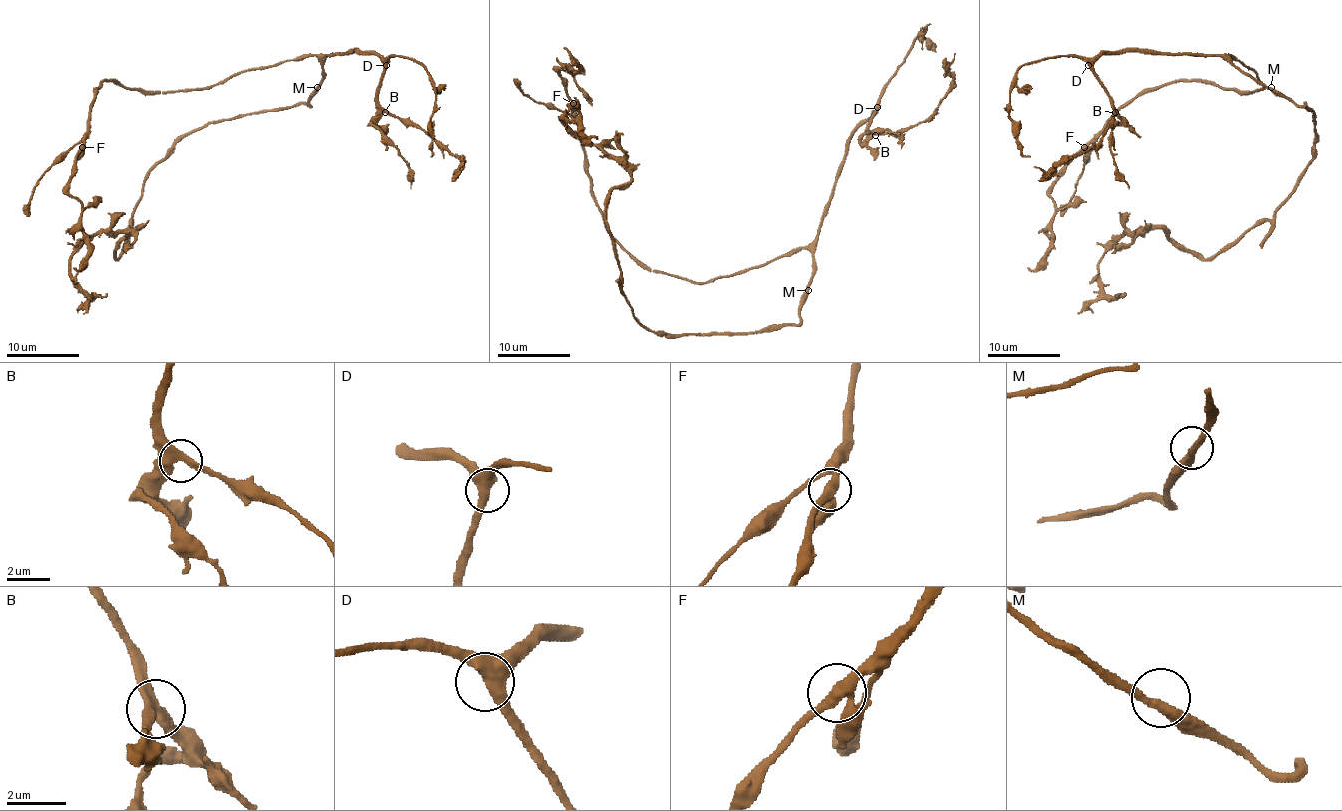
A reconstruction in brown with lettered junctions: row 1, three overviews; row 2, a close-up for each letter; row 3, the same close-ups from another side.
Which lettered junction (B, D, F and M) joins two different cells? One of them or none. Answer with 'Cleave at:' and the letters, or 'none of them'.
Cleave at: none of them

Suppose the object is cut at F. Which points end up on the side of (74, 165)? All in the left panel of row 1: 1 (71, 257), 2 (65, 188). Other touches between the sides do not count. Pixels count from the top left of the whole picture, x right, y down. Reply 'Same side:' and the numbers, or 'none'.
Same side: 2

